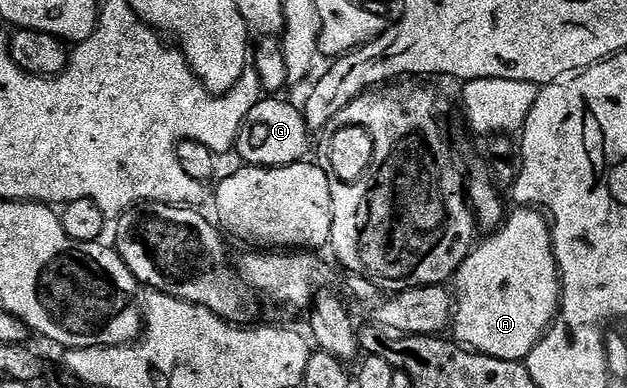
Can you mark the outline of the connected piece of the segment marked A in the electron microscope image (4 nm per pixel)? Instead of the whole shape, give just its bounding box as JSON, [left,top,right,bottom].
[452,207,562,362]

